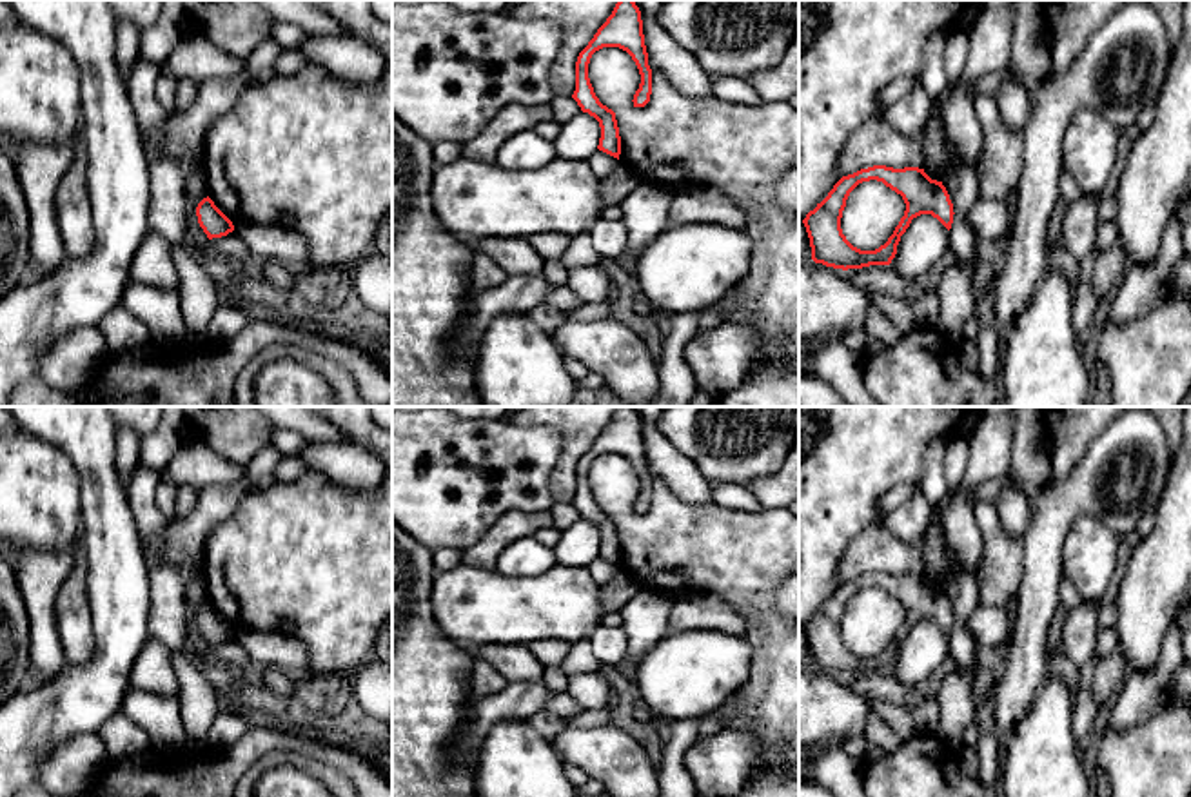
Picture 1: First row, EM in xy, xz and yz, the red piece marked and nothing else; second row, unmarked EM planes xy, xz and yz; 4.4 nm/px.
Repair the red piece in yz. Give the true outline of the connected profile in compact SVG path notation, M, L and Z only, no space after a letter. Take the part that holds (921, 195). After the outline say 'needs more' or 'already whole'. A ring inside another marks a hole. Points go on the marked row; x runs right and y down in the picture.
M873 165L853 174L842 176L828 196L817 203L802 220L812 260L833 269L862 269L870 265L890 265L897 254L901 236L910 227L911 220L920 214L931 214L948 231L953 223L953 203L942 182L931 180L924 169L904 167L893 169ZM877 180L902 196L906 203L904 216L884 245L875 251L861 251L853 247L841 229L842 211L850 192L862 182Z; already whole

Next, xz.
M619 0L606 22L579 53L576 62L576 91L572 94L581 111L599 122L601 138L597 149L619 160L621 136L615 113L599 102L588 78L590 58L603 47L619 47L632 56L641 74L641 84L632 102L634 107L645 107L652 94L652 69L648 65L641 11L634 0Z; already whole

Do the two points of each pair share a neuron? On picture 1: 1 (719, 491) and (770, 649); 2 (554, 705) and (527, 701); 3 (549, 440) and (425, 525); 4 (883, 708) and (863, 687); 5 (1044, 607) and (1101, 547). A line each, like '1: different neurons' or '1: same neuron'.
1: different neurons
2: different neurons
3: same neuron
4: different neurons
5: different neurons

